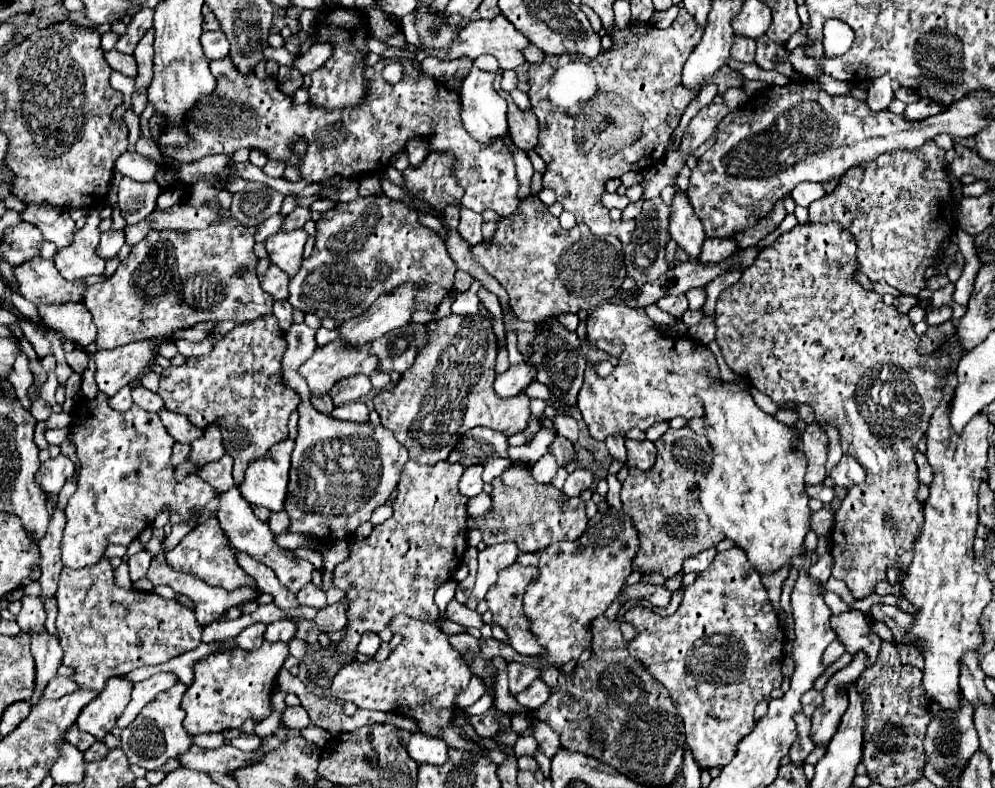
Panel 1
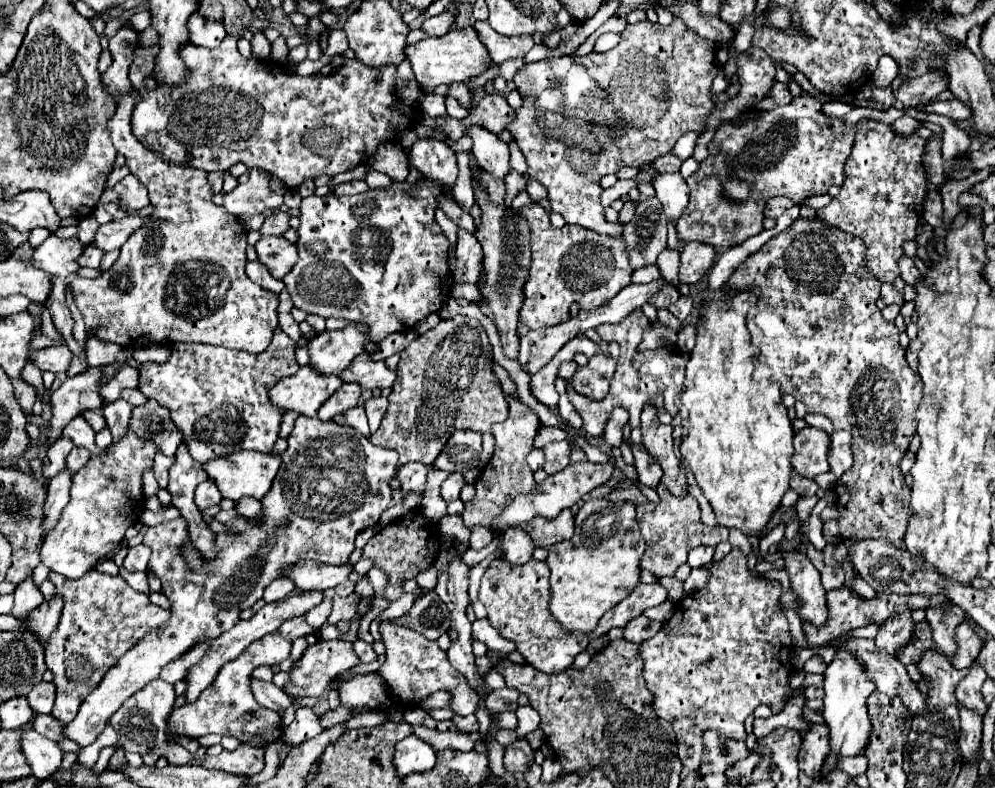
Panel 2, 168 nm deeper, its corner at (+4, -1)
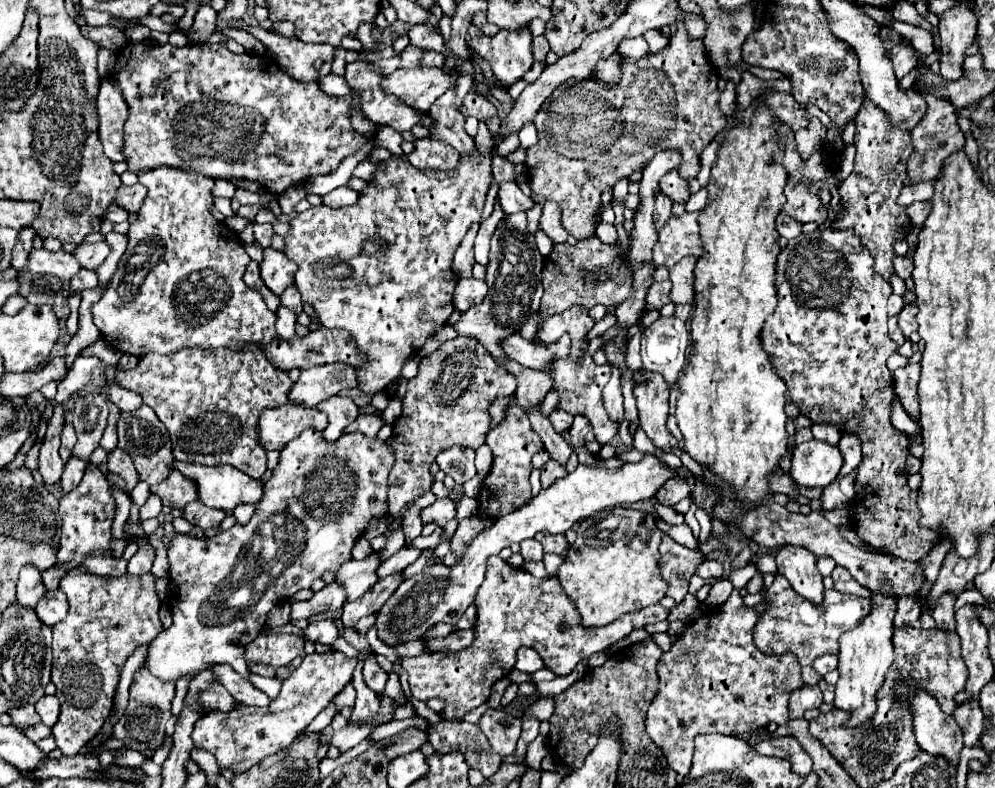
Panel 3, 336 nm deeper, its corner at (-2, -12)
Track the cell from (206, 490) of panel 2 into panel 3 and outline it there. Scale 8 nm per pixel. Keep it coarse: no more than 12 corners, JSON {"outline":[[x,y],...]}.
{"outline":[[190,502],[184,518],[202,530],[218,528],[226,512]]}

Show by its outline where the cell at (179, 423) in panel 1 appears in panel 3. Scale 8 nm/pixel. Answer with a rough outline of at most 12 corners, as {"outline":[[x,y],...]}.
{"outline":[[146,404],[122,412],[118,446],[140,480],[174,472],[170,434]]}

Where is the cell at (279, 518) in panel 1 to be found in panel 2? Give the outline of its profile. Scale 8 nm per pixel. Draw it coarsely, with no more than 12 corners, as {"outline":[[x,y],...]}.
{"outline":[[254,497],[236,501],[236,513],[254,519],[260,517],[260,501]]}

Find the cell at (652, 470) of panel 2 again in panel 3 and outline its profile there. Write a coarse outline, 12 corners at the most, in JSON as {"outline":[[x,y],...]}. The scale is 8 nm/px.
{"outline":[[670,478],[656,492],[664,506],[674,506],[690,496],[686,480]]}

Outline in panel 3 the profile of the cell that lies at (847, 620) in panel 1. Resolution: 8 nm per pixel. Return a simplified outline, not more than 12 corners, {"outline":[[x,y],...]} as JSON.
{"outline":[[894,680],[894,702],[908,698],[920,748],[958,764],[962,730],[938,700]]}

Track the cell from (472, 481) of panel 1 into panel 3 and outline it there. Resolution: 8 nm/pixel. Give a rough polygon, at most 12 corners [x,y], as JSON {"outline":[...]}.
{"outline":[[452,498],[436,500],[420,516],[424,524],[444,526],[456,516]]}

